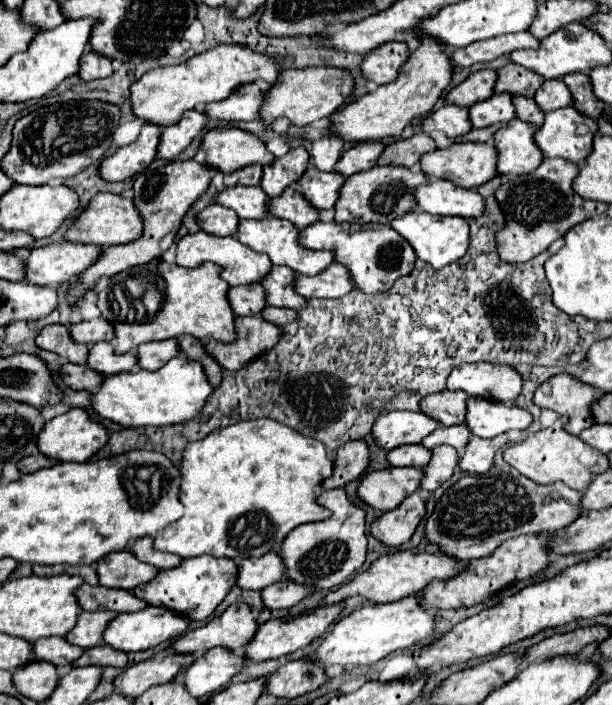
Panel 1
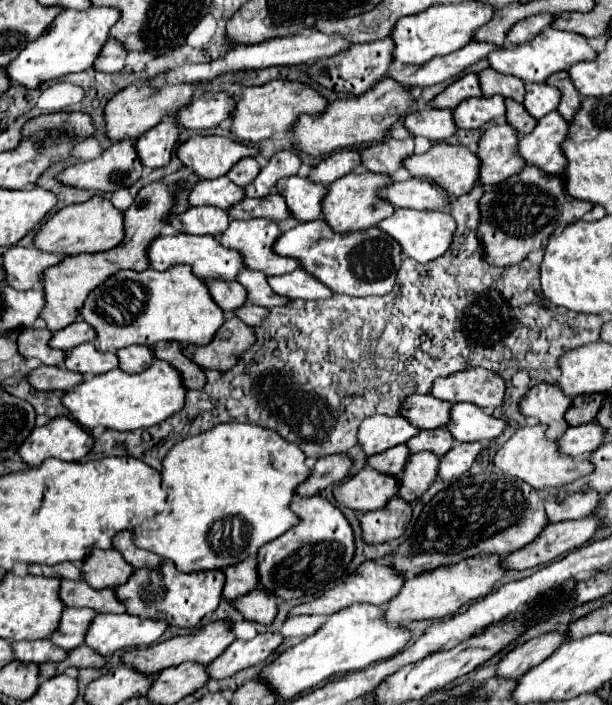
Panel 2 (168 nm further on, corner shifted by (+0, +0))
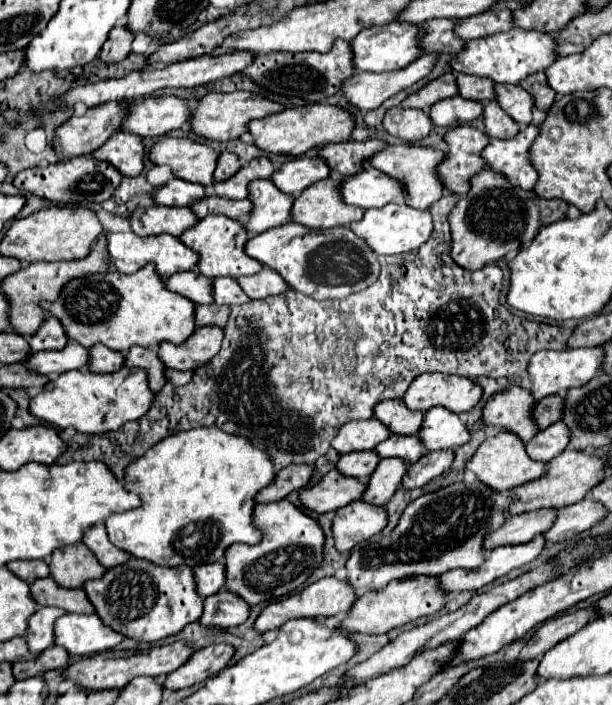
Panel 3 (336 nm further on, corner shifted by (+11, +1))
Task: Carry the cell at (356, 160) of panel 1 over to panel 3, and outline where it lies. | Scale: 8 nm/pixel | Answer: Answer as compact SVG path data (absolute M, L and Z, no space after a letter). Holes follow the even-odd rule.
M300 157L284 163L274 175L272 181L278 189L290 195L300 195L304 189L308 189L312 183L326 179L330 175L328 163L318 157Z

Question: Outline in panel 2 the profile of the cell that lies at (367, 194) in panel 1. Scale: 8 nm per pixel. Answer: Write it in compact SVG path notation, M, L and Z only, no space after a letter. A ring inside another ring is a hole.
M367 170L349 172L347 176L335 180L331 186L327 186L327 194L321 202L323 220L331 226L333 232L351 232L351 230L363 230L375 226L379 220L385 220L393 212L387 200L379 200L379 196L375 196L375 192L383 188L383 184L391 184L391 178L371 174Z

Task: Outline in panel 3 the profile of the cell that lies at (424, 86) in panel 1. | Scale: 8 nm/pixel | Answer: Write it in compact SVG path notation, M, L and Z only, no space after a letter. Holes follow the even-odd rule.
M308 103L304 107L284 109L264 119L256 119L248 125L248 131L254 135L254 145L264 149L266 153L302 157L306 151L318 145L350 141L354 127L356 127L356 117L348 109L342 109L338 105L326 105L326 103Z

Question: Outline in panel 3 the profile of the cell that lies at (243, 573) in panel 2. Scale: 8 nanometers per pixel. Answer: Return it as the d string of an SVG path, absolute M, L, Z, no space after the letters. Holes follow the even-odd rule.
M210 563L210 565L200 565L194 569L196 583L198 583L198 593L200 597L216 595L224 587L224 563Z

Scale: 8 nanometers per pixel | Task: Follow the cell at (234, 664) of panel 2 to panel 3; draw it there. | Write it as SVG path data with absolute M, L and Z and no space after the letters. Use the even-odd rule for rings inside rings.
M228 643L204 647L204 649L196 651L192 655L192 659L188 659L182 667L172 671L166 677L164 687L182 689L182 687L192 687L194 683L202 683L202 681L210 679L212 675L218 675L230 663L234 653L236 653L236 649Z

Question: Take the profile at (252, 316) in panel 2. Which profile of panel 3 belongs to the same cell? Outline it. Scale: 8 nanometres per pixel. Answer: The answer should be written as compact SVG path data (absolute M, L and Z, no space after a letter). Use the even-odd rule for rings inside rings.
M196 305L196 327L204 325L218 325L224 327L228 321L230 307L216 307L216 305Z

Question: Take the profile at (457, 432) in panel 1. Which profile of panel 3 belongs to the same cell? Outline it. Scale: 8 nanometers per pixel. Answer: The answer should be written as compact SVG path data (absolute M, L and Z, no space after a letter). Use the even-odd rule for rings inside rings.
M390 435L384 443L376 447L380 457L400 457L410 463L416 463L426 451L420 447L420 439L416 435Z

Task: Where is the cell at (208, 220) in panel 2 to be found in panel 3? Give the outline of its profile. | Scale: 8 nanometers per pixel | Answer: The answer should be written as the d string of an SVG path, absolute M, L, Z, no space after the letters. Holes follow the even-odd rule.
M150 207L150 209L136 209L130 215L130 225L136 235L180 235L184 227L192 227L196 223L196 215L190 207Z

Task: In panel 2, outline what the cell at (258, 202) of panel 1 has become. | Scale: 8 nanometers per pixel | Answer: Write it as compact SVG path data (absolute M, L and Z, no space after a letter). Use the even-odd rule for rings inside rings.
M221 176L215 180L199 180L189 192L187 202L189 206L203 206L205 202L217 202L211 206L227 210L231 204L237 204L239 200L243 200L243 196L245 196L243 188L233 184L227 176ZM223 202L229 202L229 204L223 204Z

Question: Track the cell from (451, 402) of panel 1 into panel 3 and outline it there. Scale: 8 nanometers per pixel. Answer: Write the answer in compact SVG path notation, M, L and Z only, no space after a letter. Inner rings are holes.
M388 399L376 405L374 417L380 419L392 433L416 435L416 427L420 427L420 419L424 419L424 413L408 409L402 399Z

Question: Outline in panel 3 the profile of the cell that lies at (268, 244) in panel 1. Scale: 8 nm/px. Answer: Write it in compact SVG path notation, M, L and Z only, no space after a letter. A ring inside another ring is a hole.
M208 215L180 235L180 241L184 241L184 245L188 245L190 249L200 253L200 261L198 261L196 269L206 277L222 277L226 273L256 275L258 271L262 271L264 265L258 263L256 259L252 259L250 255L246 255L246 251L244 251L244 245L248 239L250 239L250 235L244 229L244 225L240 221L228 219L224 215Z

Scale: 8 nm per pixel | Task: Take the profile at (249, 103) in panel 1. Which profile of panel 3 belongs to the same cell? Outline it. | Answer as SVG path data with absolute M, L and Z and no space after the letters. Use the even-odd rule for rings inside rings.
M174 95L146 97L142 103L132 103L122 131L140 137L160 137L188 125L188 119L192 119L192 107L188 107L186 99Z

